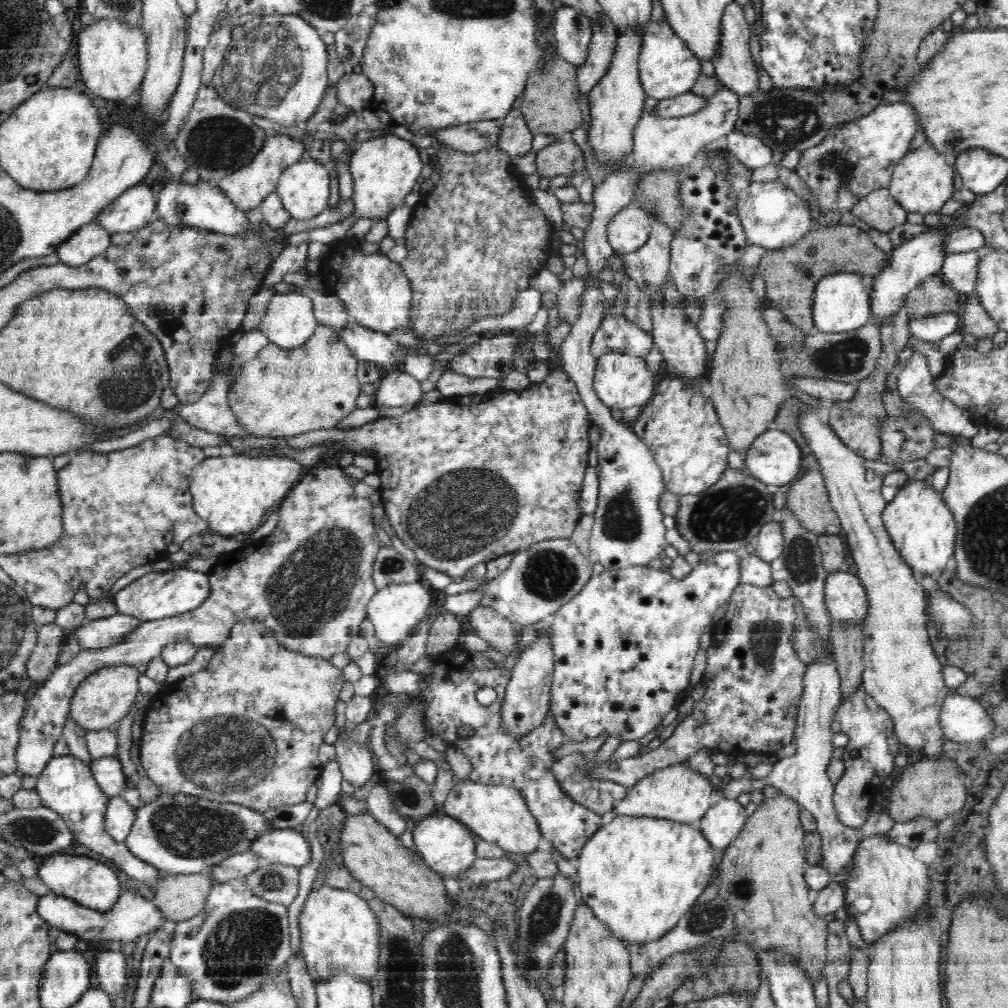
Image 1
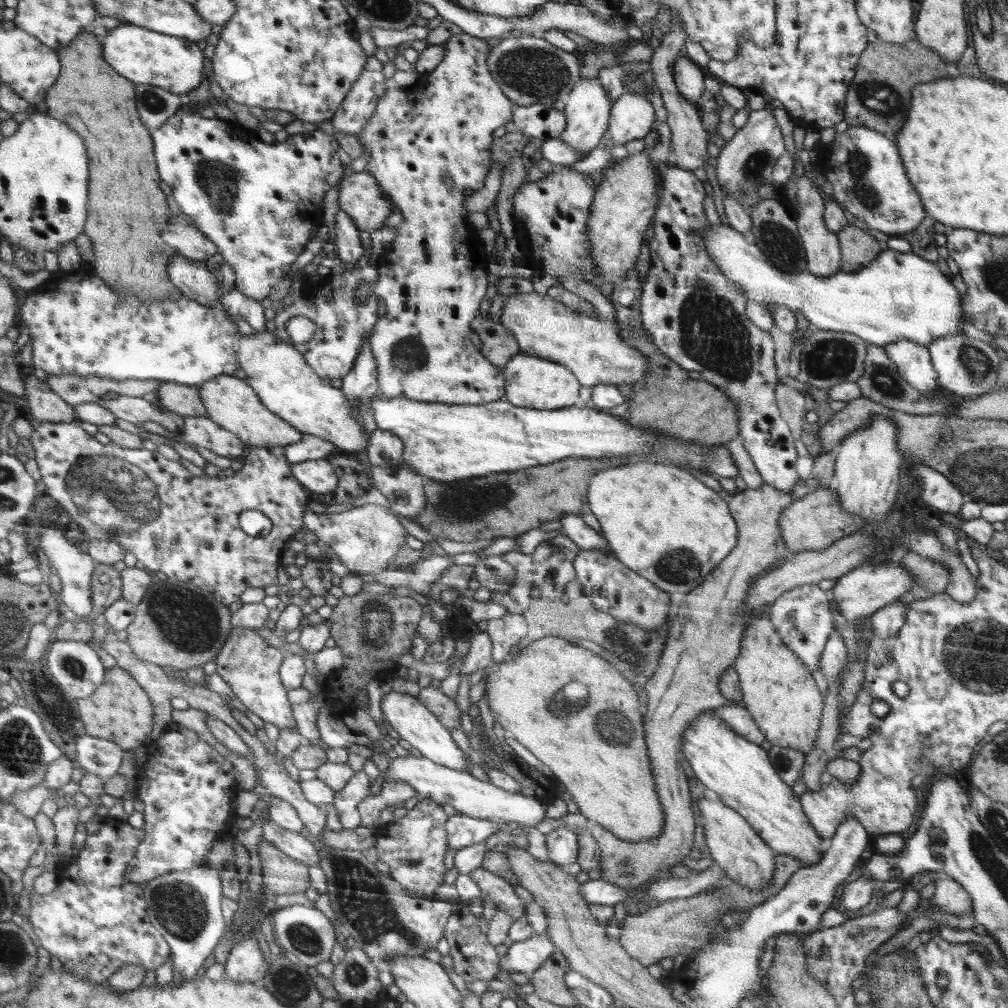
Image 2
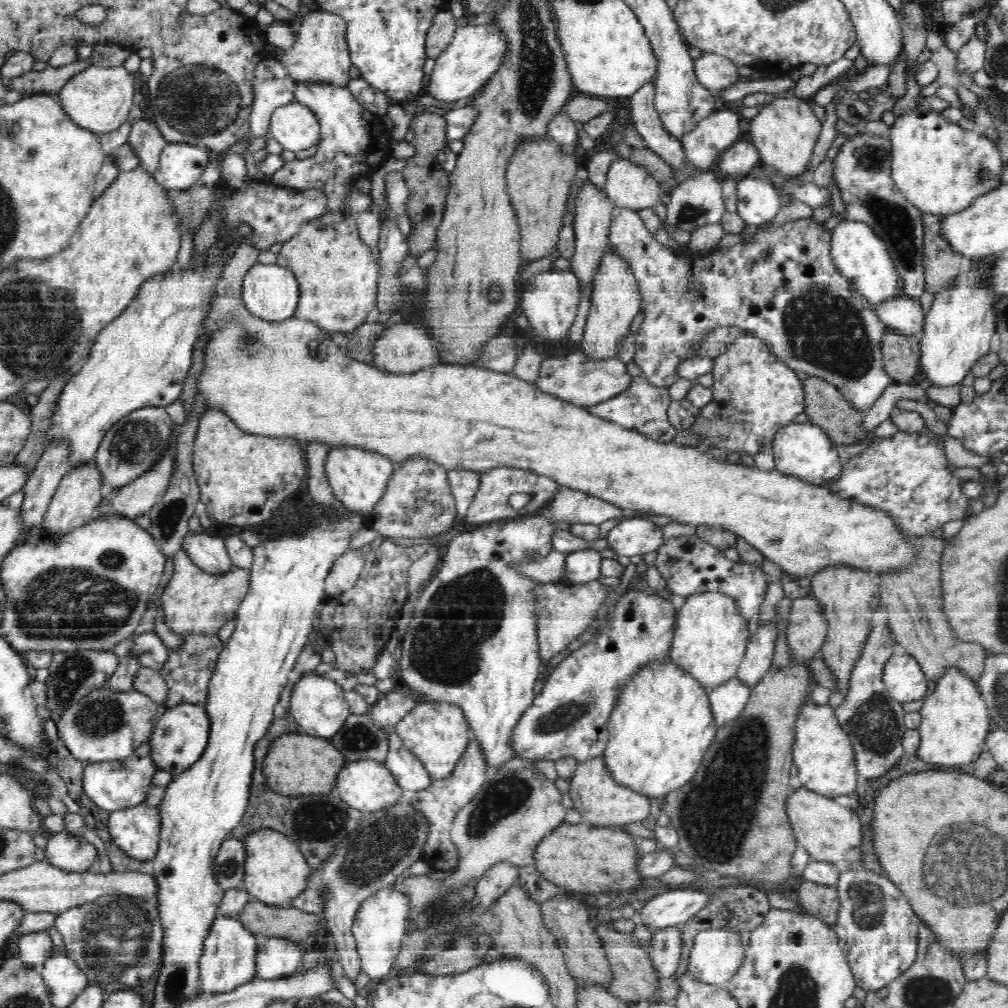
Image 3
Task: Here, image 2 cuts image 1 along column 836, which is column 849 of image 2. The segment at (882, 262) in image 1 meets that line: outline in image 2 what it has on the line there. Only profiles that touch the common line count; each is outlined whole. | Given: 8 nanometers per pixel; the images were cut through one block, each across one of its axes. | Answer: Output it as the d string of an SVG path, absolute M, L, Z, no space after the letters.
M847 225L837 233L841 247L841 271L860 271L883 251L878 241L855 225Z

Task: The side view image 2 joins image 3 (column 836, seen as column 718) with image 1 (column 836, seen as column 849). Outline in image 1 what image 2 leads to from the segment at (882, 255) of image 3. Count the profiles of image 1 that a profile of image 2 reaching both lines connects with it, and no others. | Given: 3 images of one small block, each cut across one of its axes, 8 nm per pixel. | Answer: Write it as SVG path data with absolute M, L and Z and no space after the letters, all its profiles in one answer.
M839 272L822 278L813 301L815 331L848 332L868 324L871 318L869 298L863 276L859 274Z

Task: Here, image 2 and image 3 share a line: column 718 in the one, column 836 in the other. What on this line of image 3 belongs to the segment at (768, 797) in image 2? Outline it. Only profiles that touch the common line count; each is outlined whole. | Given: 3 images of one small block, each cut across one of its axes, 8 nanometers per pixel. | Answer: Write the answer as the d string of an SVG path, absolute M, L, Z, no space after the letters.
M808 696L802 708L798 710L798 720L794 722L795 736L792 748L793 764L798 767L801 786L832 799L836 796L848 796L858 786L855 753L849 736L835 716L834 709L828 704L816 705Z

